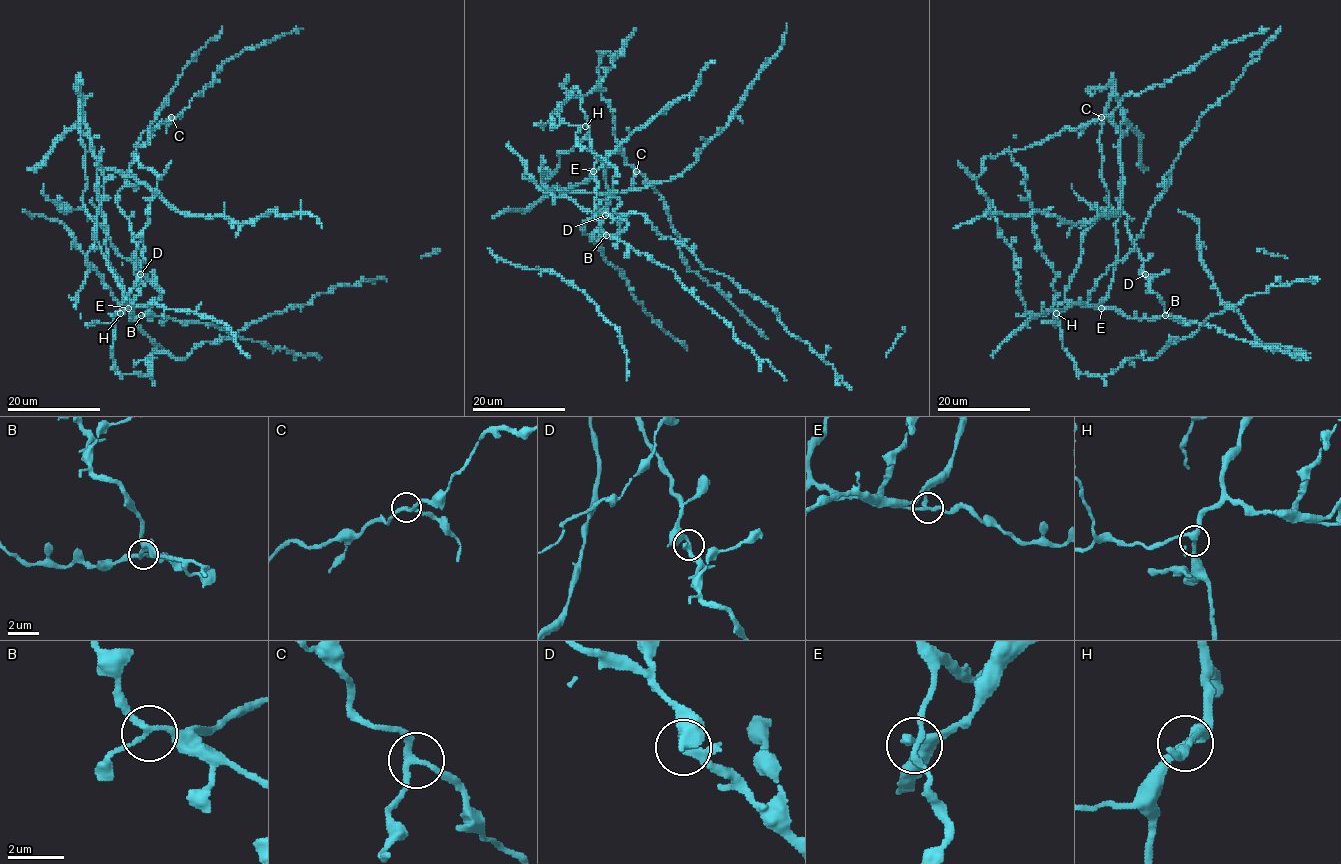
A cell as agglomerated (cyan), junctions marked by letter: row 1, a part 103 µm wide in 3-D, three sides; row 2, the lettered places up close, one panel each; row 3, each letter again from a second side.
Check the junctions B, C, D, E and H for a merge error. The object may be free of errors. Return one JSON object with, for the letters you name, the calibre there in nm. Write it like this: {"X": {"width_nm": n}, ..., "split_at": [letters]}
{"split_at": []}

